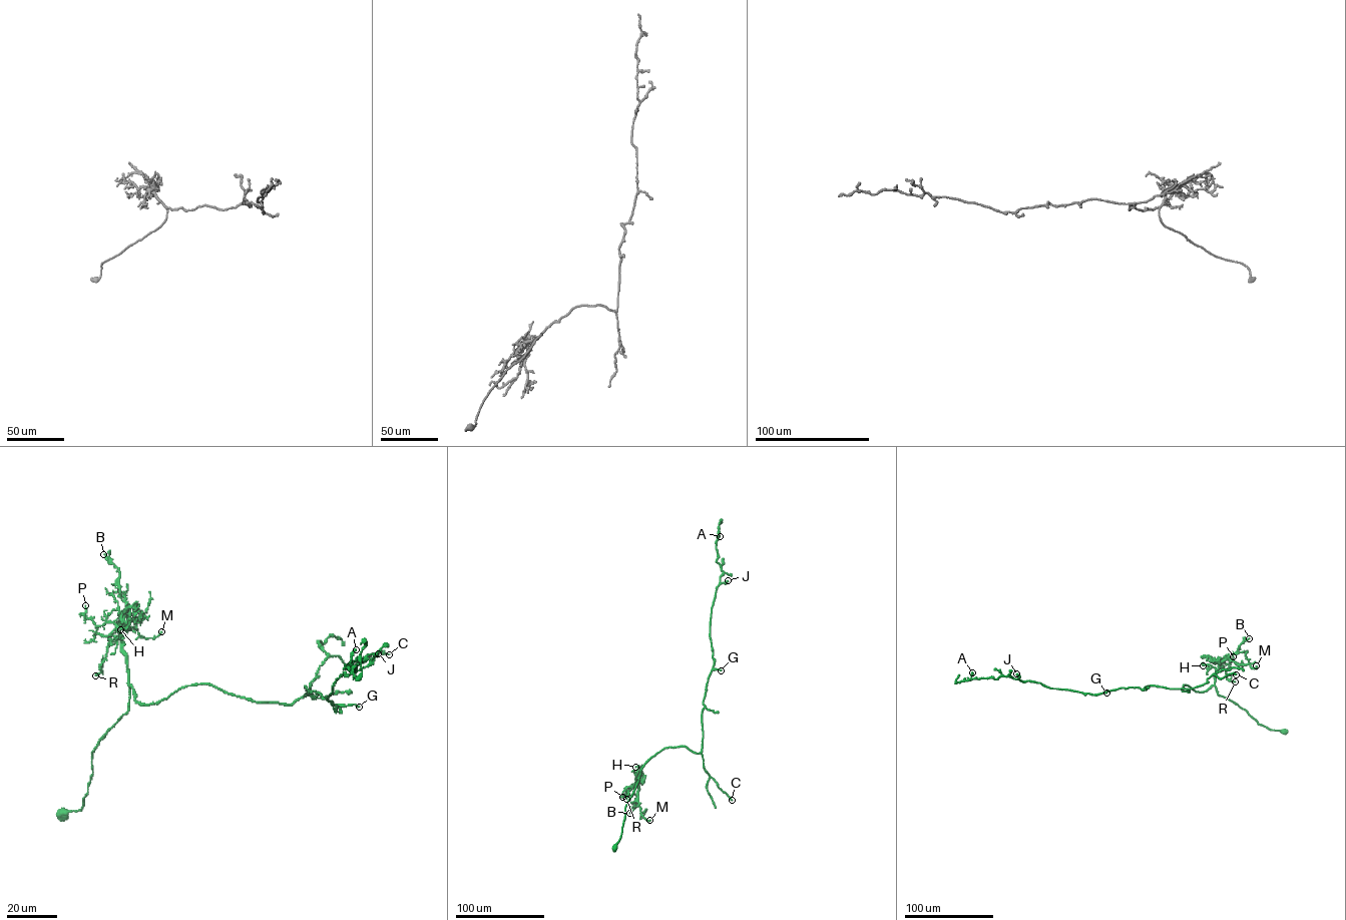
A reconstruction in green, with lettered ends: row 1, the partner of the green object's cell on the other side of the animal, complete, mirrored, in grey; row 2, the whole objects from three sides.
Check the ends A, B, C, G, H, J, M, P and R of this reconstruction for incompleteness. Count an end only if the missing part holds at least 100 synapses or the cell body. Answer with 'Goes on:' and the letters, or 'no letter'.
Goes on: no letter

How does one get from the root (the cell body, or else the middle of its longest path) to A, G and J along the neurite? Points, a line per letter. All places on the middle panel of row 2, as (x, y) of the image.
A: (614, 849), (642, 766), (664, 748), (701, 752), (714, 664), (712, 608), (723, 572), (720, 536)
G: (614, 849), (642, 766), (664, 748), (685, 746), (701, 752), (707, 683), (712, 669), (721, 670)
J: (614, 849), (642, 766), (664, 748), (701, 752), (704, 699), (714, 664), (712, 608), (717, 587), (728, 580)

